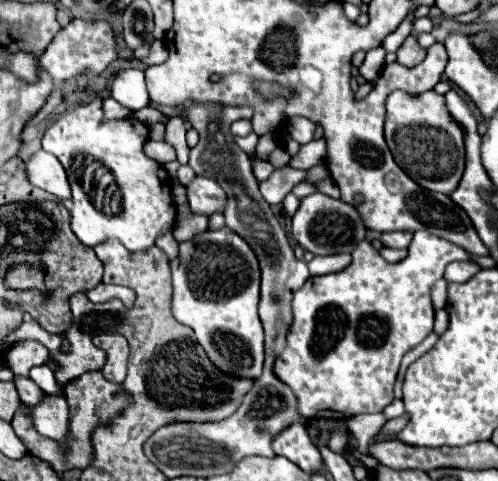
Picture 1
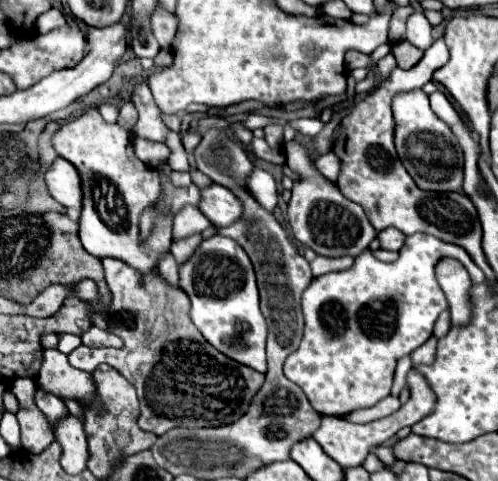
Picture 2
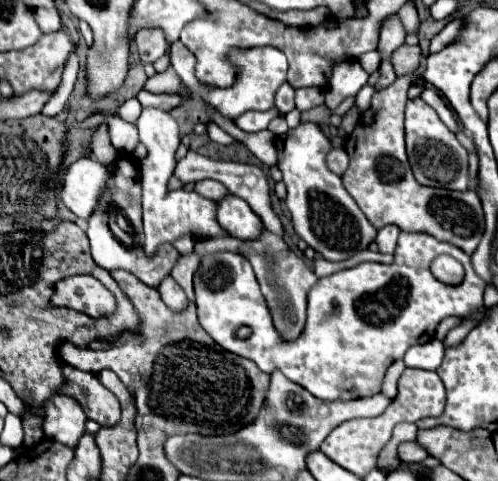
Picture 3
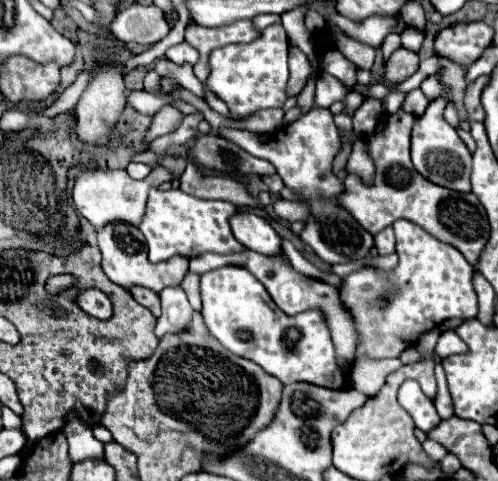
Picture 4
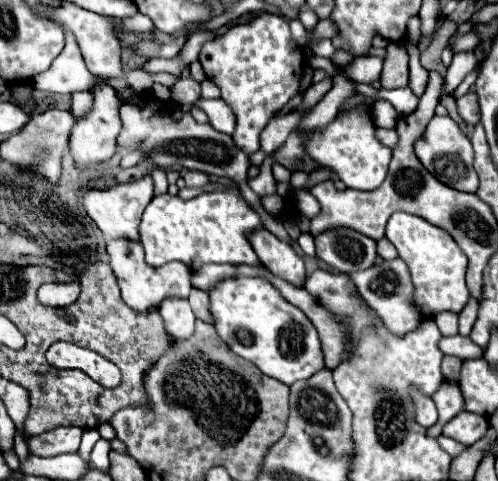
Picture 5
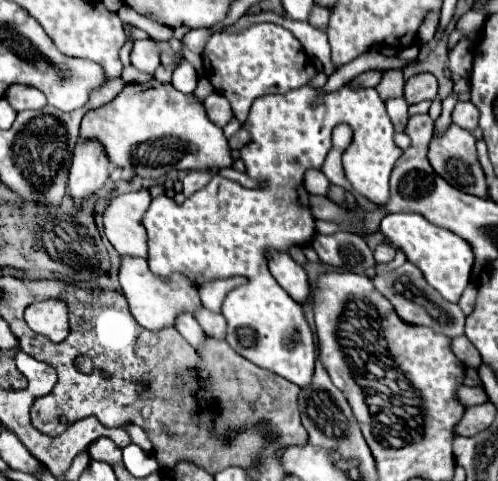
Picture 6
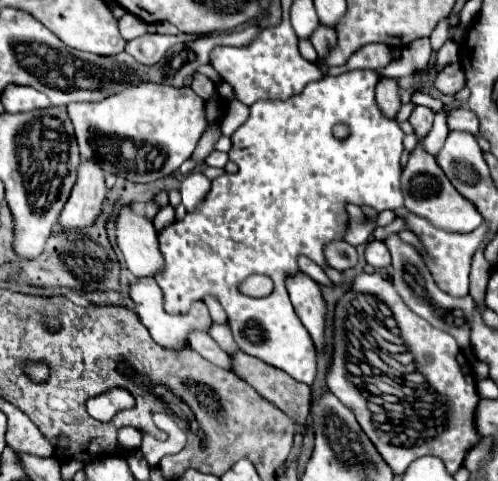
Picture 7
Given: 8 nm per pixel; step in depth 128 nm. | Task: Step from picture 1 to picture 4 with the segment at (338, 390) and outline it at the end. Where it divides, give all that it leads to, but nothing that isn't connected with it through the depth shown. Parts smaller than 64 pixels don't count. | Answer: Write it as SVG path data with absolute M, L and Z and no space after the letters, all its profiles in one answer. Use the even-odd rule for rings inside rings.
M398 220L396 254L400 262L392 274L380 274L374 268L360 268L350 276L342 278L344 284L340 288L340 294L346 306L352 310L360 332L358 356L368 354L372 358L396 358L412 342L416 342L422 332L428 332L450 318L458 318L458 320L474 318L478 312L478 300L472 286L472 266L468 272L466 258L454 246L436 240L432 234L418 228L418 224L412 224L408 220ZM220 268L202 276L202 316L212 336L216 336L224 348L234 352L236 356L256 362L258 366L264 368L264 372L276 376L282 384L310 382L326 388L342 388L342 386L350 388L350 374L342 372L336 364L334 346L324 318L314 310L296 316L288 316L280 312L280 308L270 300L266 288L246 270L224 272L224 268Z

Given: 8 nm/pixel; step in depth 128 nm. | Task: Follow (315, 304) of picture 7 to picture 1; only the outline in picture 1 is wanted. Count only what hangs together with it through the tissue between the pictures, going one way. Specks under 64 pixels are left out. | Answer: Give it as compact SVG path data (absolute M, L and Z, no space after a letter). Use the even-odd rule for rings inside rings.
M196 176L188 186L188 204L194 214L212 216L216 212L224 212L224 204L228 200L226 192L216 184L216 180Z

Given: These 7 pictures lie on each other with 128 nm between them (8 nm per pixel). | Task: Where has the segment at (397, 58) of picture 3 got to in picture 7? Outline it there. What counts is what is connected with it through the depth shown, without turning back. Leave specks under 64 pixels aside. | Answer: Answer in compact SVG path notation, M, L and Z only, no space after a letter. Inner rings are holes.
M382 78L376 86L376 104L384 112L386 118L394 118L400 110L400 96L398 96L398 84L392 78Z

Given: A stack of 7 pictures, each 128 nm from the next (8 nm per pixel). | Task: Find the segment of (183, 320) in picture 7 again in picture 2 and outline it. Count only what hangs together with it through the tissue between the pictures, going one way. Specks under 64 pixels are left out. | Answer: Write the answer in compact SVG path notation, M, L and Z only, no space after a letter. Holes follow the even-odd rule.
M96 108L88 110L76 120L68 120L54 134L52 144L56 152L72 162L82 176L84 210L80 216L82 246L96 258L116 258L130 264L142 276L158 270L160 256L170 252L172 244L172 218L162 216L152 230L152 236L142 242L138 220L146 206L160 196L158 172L136 158L132 148L132 132L118 124L106 124Z

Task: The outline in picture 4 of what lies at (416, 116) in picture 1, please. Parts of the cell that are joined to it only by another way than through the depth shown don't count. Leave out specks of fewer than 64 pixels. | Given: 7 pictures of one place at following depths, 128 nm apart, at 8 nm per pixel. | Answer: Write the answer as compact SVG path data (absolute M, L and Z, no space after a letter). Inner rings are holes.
M440 96L430 102L426 112L416 120L412 130L412 162L414 168L428 178L430 182L456 190L456 192L470 192L470 168L472 168L472 154L466 144L460 140L456 130L444 120L444 108L448 104L448 96Z

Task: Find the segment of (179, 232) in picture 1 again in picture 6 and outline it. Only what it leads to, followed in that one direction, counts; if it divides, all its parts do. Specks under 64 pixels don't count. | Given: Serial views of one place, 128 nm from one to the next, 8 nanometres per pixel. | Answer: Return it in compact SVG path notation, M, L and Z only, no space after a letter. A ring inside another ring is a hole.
M202 308L202 310L196 314L196 320L198 320L198 324L202 326L202 330L204 330L208 336L216 336L216 340L224 340L226 320L224 320L222 314L214 314L214 312Z

